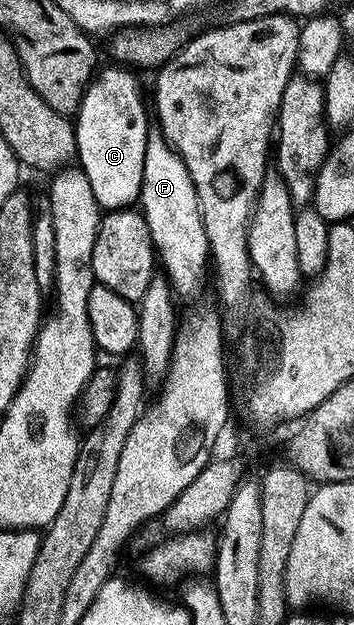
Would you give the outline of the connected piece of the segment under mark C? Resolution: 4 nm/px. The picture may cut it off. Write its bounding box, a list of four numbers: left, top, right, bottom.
[74,65,150,209]

